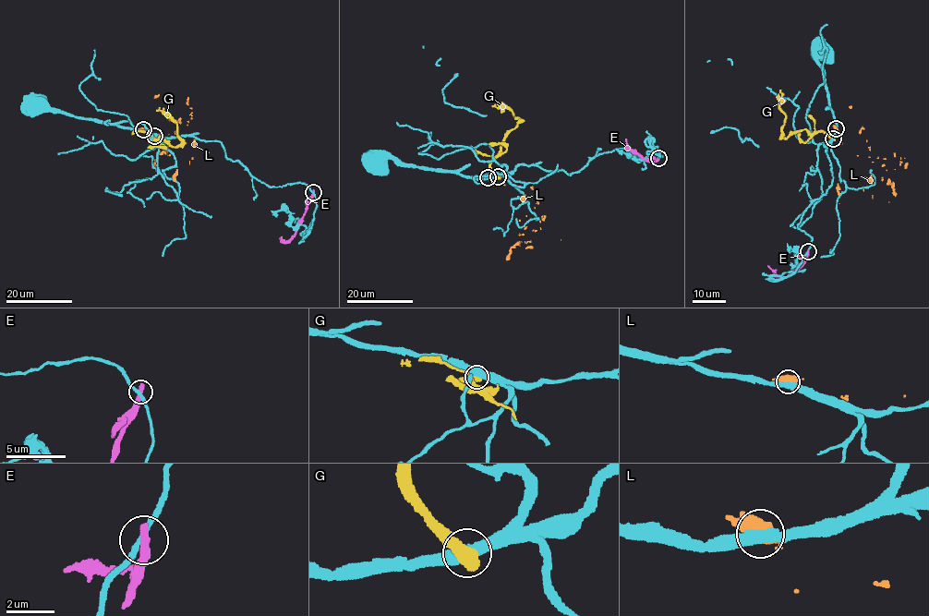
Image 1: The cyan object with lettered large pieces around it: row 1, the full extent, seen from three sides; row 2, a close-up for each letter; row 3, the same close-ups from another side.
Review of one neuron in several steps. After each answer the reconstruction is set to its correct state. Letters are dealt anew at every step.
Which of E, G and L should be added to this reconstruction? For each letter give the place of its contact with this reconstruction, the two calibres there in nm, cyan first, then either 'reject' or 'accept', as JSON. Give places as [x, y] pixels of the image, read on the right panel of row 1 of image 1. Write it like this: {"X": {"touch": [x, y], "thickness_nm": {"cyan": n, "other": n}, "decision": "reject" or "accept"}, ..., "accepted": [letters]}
{"E": {"touch": [808, 251], "thickness_nm": {"cyan": 220, "other": 400}, "decision": "reject"}, "G": {"touch": [833, 138], "thickness_nm": {"cyan": 500, "other": 650}, "decision": "reject"}, "L": {"touch": [836, 128], "thickness_nm": {"cyan": 420, "other": 650}, "decision": "reject"}, "accepted": []}

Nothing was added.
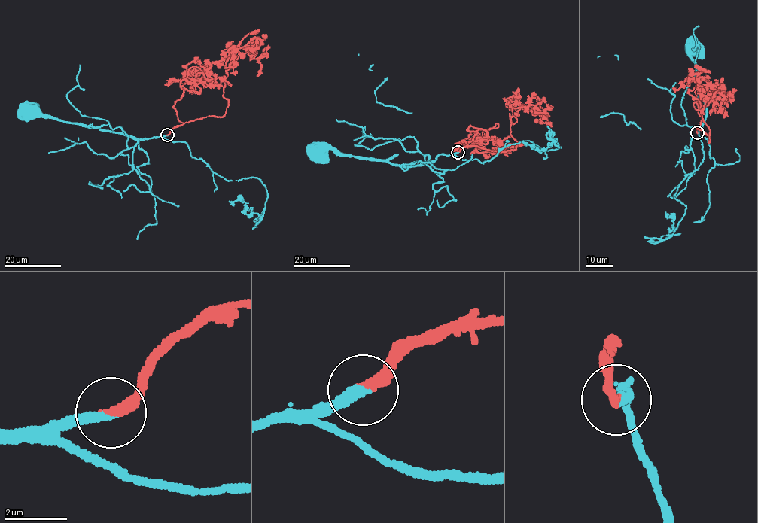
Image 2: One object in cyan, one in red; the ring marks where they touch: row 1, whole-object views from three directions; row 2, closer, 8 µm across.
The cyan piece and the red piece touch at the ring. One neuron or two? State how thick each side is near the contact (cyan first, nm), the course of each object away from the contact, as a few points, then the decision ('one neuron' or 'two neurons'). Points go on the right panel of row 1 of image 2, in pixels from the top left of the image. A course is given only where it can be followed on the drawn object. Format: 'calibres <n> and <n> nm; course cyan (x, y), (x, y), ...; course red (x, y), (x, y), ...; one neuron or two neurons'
calibres 300 and 300 nm; course cyan (697, 133), (696, 127), (700, 128), (706, 110), (696, 65), (690, 57), (695, 47); course red (697, 133), (710, 141), (693, 106), (701, 102), (689, 91), (698, 83), (703, 93), (708, 85), (724, 85); one neuron

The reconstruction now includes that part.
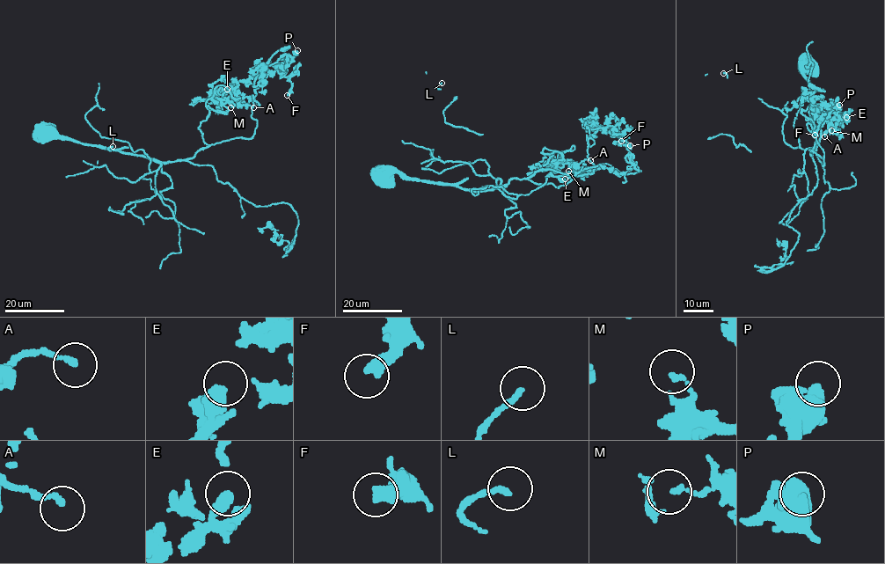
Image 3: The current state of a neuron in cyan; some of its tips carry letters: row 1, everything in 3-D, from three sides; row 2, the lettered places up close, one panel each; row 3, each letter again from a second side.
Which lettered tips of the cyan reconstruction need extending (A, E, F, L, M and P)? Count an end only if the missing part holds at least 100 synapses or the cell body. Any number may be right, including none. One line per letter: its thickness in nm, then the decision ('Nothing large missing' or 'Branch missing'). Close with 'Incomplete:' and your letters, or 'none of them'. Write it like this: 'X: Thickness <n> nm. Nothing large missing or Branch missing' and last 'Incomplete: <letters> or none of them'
A: Thickness 180 nm. Nothing large missing
E: Thickness 460 nm. Nothing large missing
F: Thickness 440 nm. Nothing large missing
L: Thickness 180 nm. Branch missing
M: Thickness 140 nm. Nothing large missing
P: Thickness 550 nm. Nothing large missing
Incomplete: L

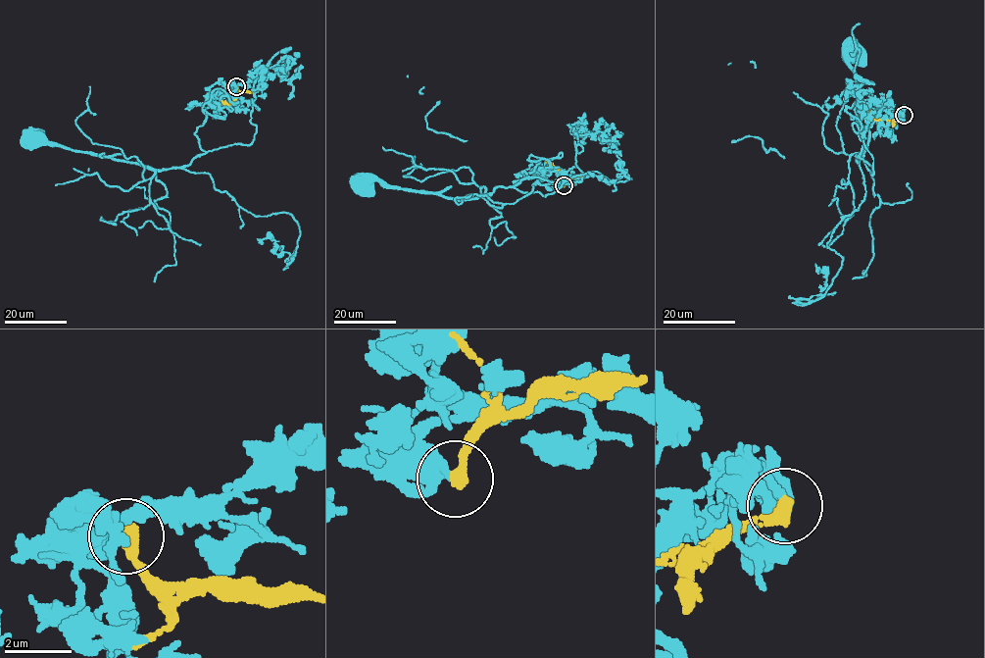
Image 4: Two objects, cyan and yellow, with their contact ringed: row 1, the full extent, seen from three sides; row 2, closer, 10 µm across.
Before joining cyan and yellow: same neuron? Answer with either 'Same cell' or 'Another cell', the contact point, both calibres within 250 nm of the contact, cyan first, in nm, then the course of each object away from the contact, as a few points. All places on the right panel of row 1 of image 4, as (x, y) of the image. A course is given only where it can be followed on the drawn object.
Another cell. Place: (904, 115). Thickness 360 nm (cyan) against 440 nm. Course of cyan: (904, 115), (888, 113), (878, 101), (861, 103), (863, 147), (856, 161), (868, 133), (849, 65), (855, 51). Course of yellow: (904, 115), (894, 121), (874, 119), (869, 109)

